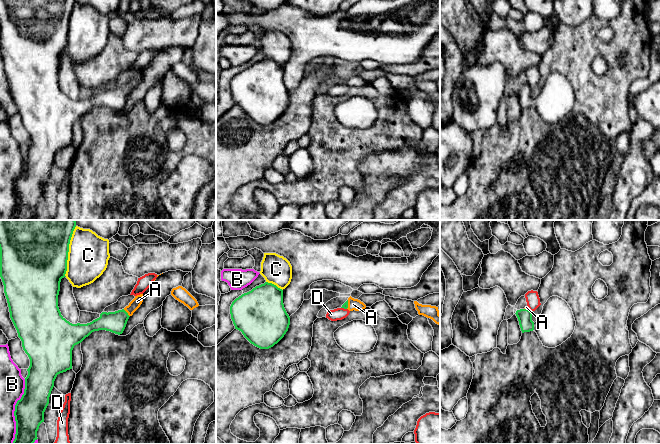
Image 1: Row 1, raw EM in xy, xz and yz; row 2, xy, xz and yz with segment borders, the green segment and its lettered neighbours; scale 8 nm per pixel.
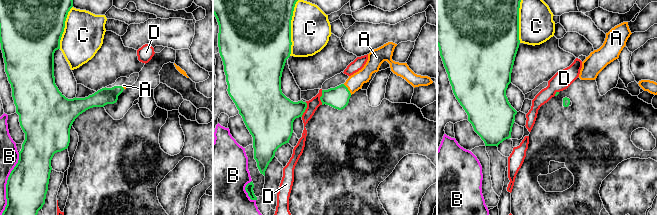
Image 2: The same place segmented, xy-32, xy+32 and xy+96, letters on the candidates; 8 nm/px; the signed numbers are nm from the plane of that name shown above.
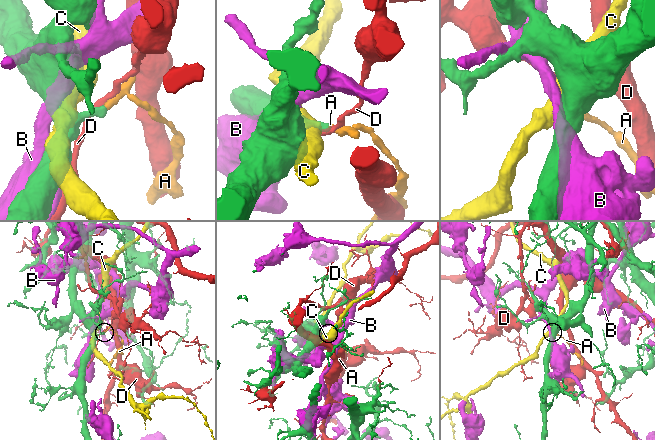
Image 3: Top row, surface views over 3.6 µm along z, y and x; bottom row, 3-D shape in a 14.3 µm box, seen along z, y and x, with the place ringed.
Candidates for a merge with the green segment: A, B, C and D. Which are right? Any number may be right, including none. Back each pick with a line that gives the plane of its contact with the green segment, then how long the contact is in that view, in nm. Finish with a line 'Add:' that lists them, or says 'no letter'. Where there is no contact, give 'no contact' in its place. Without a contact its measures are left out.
A: xy | 80 nm
Add: A

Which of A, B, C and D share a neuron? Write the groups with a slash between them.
A / B / C / D

